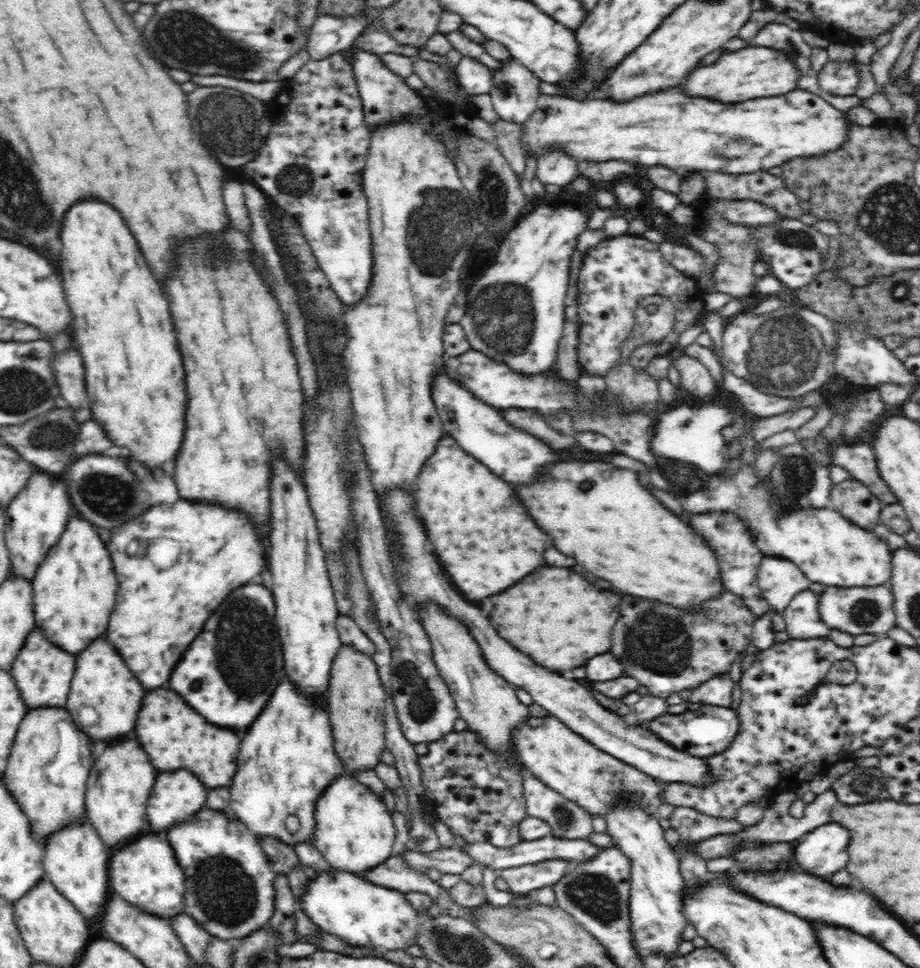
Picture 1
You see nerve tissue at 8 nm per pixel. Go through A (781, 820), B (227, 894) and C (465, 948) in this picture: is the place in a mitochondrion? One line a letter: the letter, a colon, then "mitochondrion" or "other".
A: other
B: mitochondrion
C: mitochondrion

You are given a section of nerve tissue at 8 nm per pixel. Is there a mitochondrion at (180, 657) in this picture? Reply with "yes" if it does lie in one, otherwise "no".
no

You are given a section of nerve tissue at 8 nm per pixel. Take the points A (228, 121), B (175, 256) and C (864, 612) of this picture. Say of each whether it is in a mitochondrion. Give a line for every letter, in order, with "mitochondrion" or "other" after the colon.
A: mitochondrion
B: other
C: mitochondrion

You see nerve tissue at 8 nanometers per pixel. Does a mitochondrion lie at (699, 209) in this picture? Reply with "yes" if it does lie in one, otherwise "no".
no

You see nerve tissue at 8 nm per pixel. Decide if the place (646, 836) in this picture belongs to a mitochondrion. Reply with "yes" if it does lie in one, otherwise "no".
no

